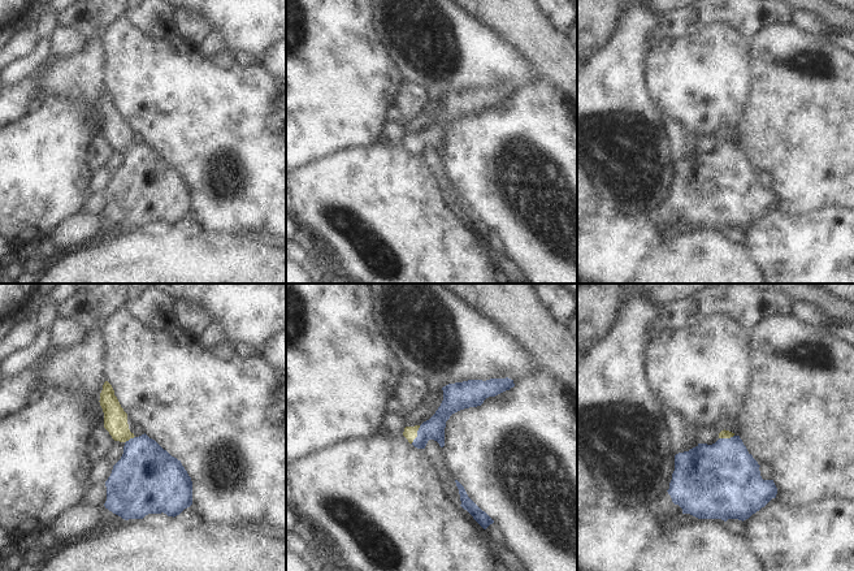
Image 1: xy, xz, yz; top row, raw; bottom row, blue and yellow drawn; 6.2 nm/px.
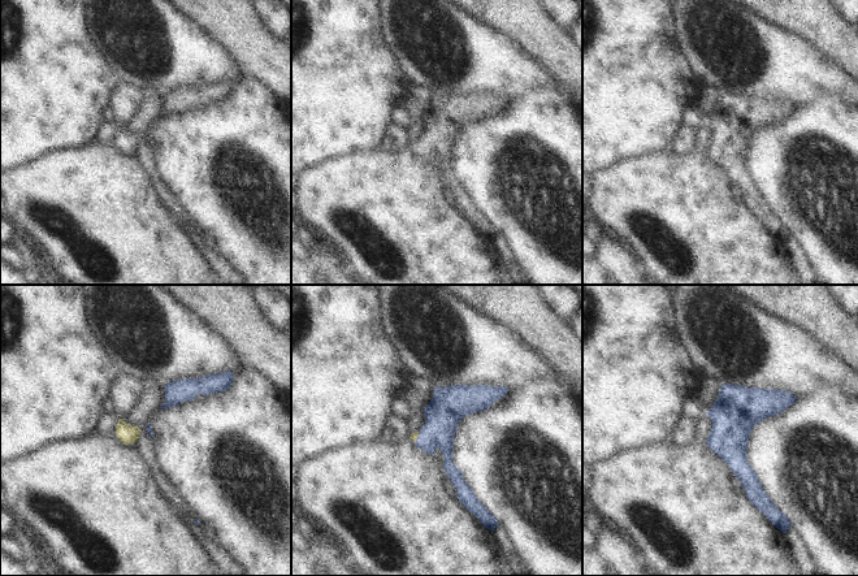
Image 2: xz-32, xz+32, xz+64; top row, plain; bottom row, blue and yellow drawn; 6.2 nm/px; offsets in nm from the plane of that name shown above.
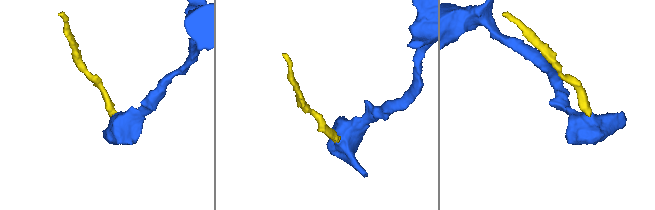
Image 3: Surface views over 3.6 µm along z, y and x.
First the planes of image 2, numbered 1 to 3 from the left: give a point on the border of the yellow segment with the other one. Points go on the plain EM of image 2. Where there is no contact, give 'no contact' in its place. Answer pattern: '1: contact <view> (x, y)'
1: no contact
2: contact xz+32 (417, 146)
3: no contact

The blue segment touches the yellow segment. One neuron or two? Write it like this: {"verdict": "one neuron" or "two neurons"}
{"verdict": "one neuron"}

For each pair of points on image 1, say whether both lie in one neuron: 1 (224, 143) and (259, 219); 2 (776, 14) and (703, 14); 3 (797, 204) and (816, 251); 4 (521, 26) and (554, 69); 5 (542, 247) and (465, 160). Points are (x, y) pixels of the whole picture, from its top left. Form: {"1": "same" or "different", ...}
{"1": "same", "2": "same", "3": "different", "4": "same", "5": "same"}

